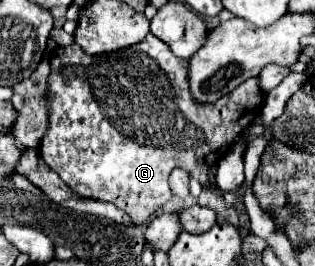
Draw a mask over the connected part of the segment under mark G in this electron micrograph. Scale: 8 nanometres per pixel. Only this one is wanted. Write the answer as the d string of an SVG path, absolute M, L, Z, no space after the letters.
M153 33L133 47L107 55L89 57L77 43L59 47L51 55L49 91L51 127L39 145L43 161L55 169L75 193L117 205L135 225L145 225L149 215L171 199L167 183L171 169L183 167L195 179L207 183L209 167L229 151L237 137L251 125L251 119L259 119L263 107L263 91L257 79L247 79L233 93L223 95L215 103L197 103L189 93L187 61L175 57Z

